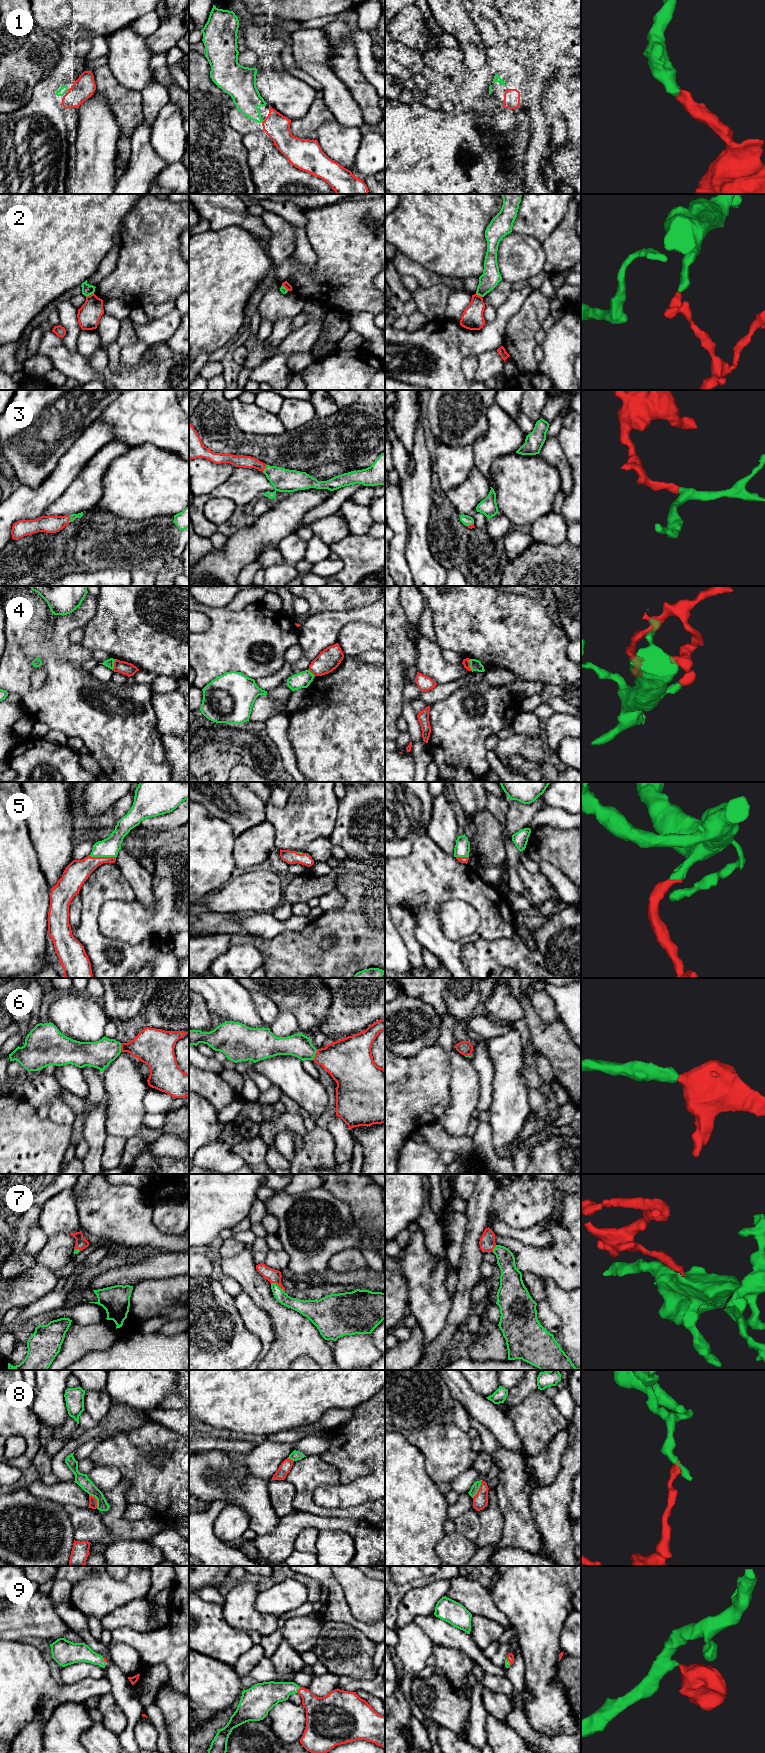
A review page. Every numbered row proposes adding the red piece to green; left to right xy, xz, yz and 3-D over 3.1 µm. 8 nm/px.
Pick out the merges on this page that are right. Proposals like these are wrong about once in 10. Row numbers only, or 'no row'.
1, 3, 5, 6, 7, 9

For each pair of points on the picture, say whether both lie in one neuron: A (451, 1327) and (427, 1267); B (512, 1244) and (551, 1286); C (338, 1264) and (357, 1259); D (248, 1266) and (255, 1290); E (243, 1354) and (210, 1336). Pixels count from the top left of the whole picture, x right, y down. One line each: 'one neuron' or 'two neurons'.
A: two neurons
B: two neurons
C: one neuron
D: one neuron
E: one neuron

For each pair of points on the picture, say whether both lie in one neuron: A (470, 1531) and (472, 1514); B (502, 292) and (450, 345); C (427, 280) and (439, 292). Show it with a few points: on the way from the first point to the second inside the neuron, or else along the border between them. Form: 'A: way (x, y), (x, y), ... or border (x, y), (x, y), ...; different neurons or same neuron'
A: way (470, 1527), (470, 1518); same neuron
B: border (511, 290), (508, 297), (496, 309); different neurons
C: border (420, 286), (432, 287), (443, 283), (453, 292); different neurons

